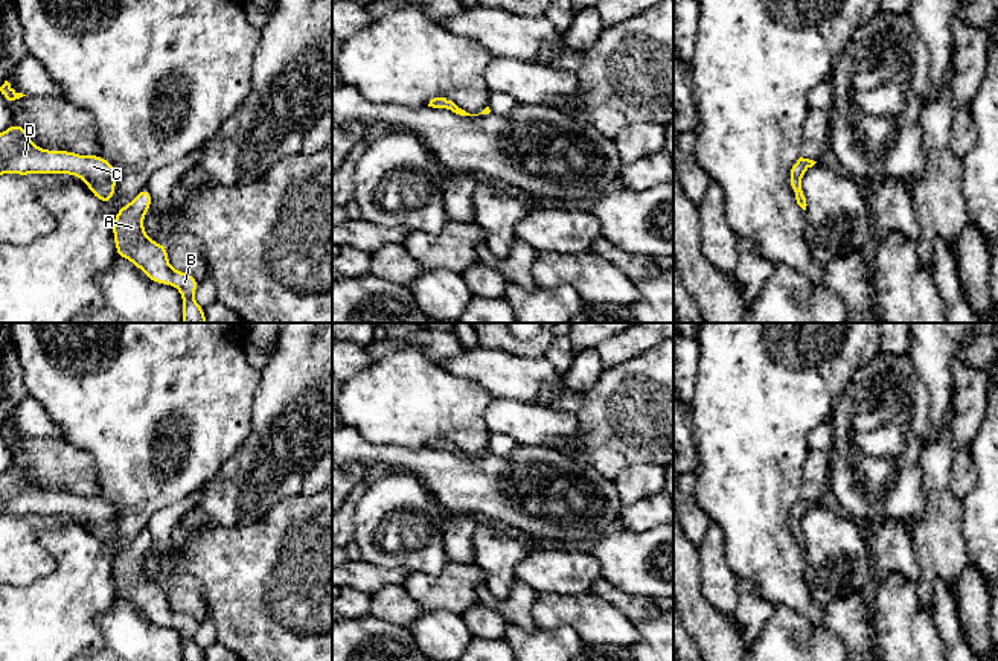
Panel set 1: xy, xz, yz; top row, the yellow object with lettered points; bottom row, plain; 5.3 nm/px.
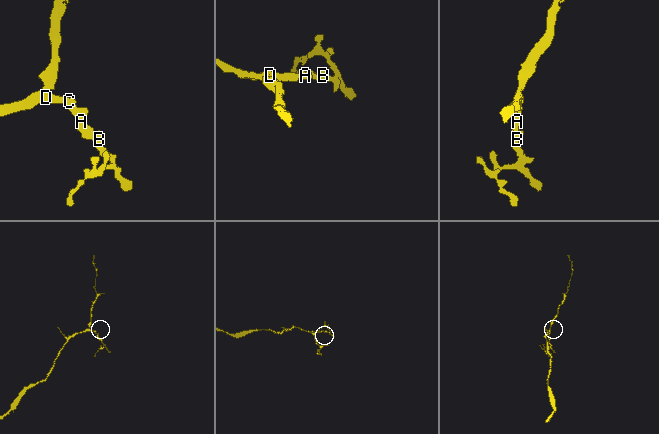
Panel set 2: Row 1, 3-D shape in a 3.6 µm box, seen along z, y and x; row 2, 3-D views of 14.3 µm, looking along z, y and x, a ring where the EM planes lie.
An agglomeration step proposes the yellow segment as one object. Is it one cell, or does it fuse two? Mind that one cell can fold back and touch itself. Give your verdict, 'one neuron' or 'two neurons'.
one neuron

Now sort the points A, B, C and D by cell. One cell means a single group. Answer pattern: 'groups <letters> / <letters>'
groups A B C D

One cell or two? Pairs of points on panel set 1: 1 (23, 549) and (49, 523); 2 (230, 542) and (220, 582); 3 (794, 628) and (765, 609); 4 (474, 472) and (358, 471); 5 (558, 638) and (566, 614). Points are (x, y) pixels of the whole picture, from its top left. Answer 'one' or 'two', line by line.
1: one
2: one
3: two
4: two
5: two

